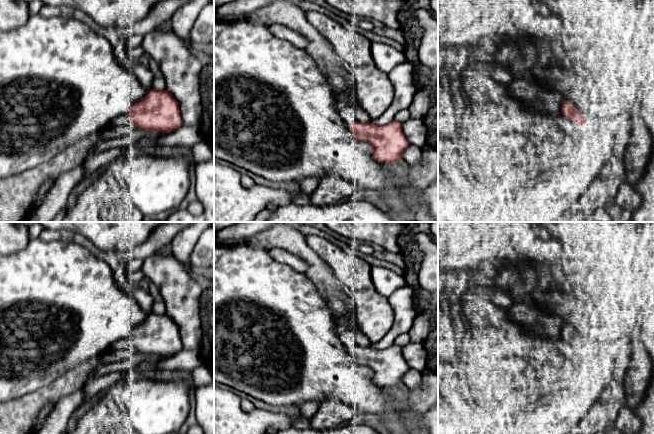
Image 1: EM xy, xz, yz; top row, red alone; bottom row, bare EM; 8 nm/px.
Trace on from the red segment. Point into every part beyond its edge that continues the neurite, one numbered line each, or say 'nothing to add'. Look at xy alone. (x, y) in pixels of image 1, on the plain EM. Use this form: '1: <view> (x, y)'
1: xy (123, 344)

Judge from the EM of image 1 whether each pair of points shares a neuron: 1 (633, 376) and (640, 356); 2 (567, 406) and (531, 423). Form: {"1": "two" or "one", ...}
{"1": "one", "2": "one"}

